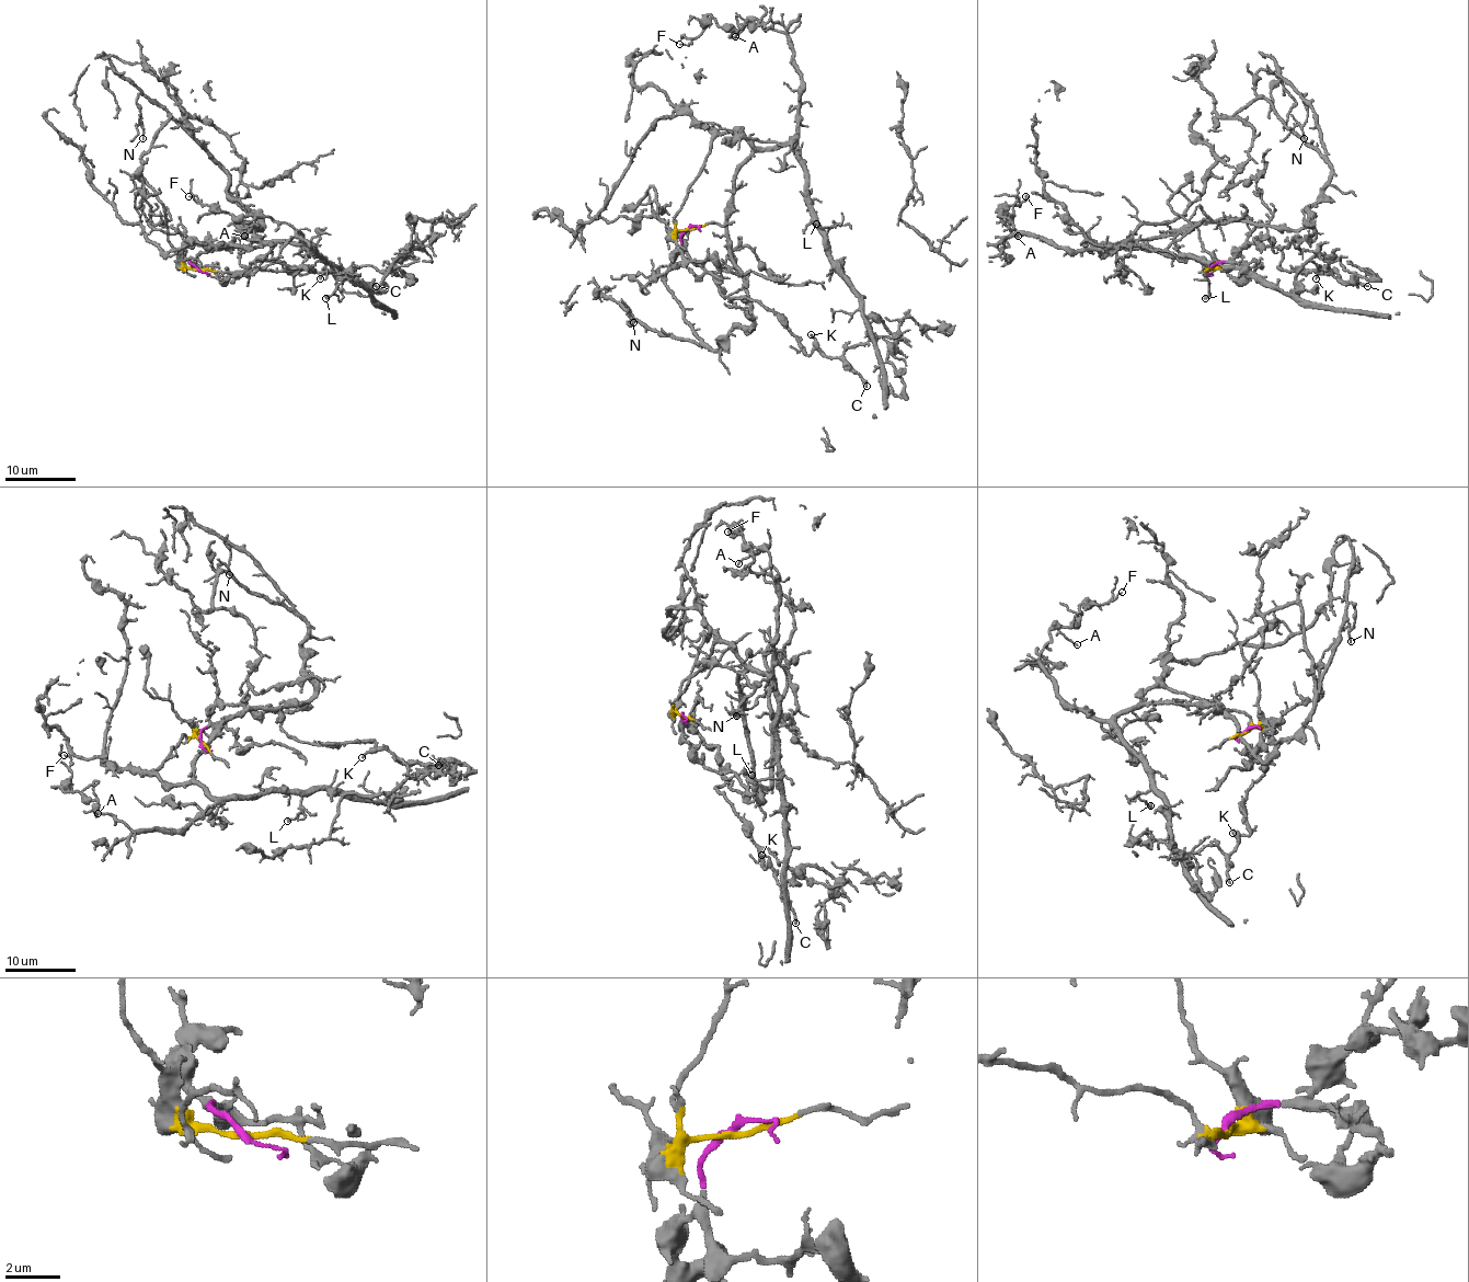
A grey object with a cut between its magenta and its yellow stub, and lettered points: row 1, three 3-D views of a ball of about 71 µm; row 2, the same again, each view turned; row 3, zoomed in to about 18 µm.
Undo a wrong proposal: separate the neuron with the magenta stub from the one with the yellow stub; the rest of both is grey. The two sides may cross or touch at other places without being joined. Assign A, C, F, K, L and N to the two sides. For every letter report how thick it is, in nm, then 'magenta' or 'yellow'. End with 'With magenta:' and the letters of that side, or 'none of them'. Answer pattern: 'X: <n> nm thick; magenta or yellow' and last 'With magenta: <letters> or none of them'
A: 110 nm thick; yellow
C: 180 nm thick; magenta
F: 100 nm thick; yellow
K: 140 nm thick; magenta
L: 160 nm thick; yellow
N: 110 nm thick; yellow
With magenta: C, K

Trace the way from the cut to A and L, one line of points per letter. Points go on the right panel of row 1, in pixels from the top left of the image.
A: (1209, 269), (1189, 258), (1114, 247), (1129, 242), (1117, 249), (1063, 249), (1021, 235), (1001, 217), (1018, 237)
L: (1209, 269), (1190, 258), (1114, 247), (1129, 242), (1201, 258), (1215, 269), (1206, 275), (1209, 295), (1204, 298)

